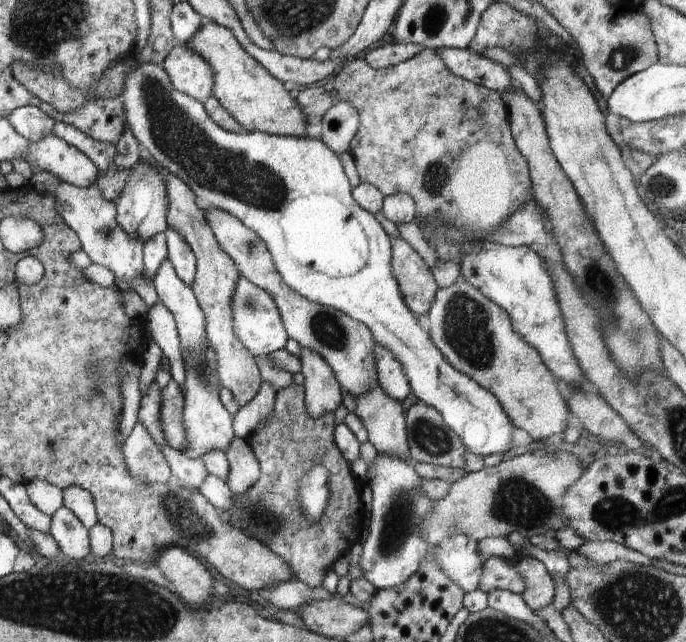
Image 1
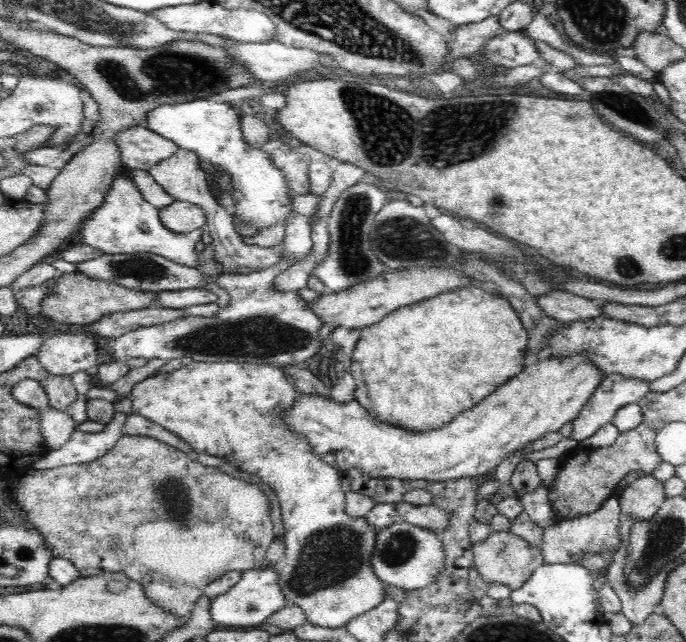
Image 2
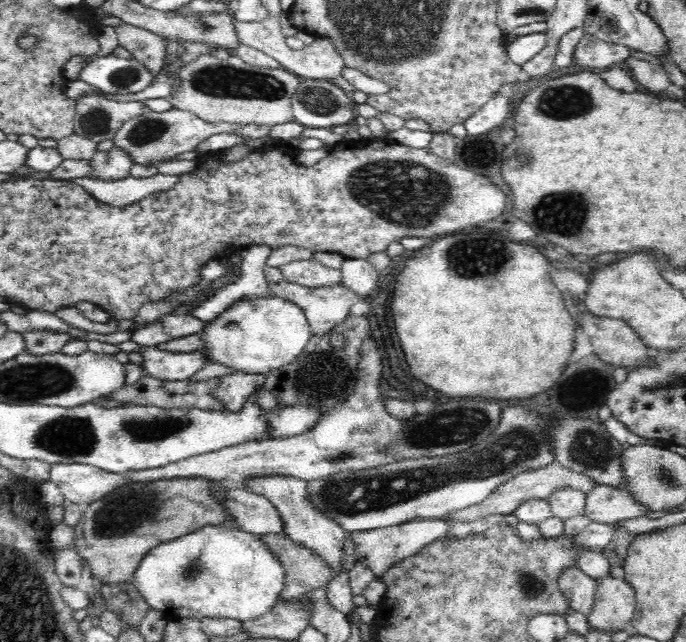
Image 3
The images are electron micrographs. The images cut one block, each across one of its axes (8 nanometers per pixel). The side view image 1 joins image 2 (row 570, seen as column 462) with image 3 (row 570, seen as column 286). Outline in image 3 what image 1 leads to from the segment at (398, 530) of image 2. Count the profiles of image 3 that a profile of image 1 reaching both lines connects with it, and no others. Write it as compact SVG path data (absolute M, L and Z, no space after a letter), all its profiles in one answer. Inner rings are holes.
M233 522L206 525L155 546L140 561L132 583L150 608L159 610L168 618L235 618L242 623L268 614L286 586L284 566L272 549L266 547L260 535L244 532Z

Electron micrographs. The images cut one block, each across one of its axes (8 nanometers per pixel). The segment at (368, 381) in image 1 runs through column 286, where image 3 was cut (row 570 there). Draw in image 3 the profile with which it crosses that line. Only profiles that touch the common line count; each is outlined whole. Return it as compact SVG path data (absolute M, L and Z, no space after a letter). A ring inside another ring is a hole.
M285 532L260 535L260 539L272 549L284 566L286 586L280 594L282 599L295 598L324 588L332 580L330 565L314 551L292 541Z

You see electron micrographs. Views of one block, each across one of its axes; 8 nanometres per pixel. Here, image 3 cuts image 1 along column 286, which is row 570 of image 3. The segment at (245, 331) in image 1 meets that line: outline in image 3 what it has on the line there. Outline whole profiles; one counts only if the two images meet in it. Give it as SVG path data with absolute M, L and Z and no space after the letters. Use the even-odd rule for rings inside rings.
M268 475L261 477L250 477L240 482L241 486L249 488L253 493L267 498L280 511L284 521L284 532L292 541L314 551L320 555L332 569L332 580L343 571L343 540L345 530L336 522L318 509L314 501L308 497L308 481L298 477Z

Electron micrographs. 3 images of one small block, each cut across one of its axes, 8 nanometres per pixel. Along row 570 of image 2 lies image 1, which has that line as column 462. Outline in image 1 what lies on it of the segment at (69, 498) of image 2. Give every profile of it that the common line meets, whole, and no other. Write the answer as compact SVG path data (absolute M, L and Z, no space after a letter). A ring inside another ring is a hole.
M425 48L410 60L381 69L368 66L365 59L348 61L332 78L337 98L350 103L358 111L360 124L349 151L354 157L361 182L373 184L384 197L409 194L414 199L415 214L421 223L430 217L437 223L441 215L465 232L461 242L455 245L445 239L431 237L440 259L458 265L459 250L464 243L484 241L485 236L508 220L518 207L534 199L528 190L531 178L527 160L520 154L510 132L508 111L500 92L454 76L435 49ZM466 107L479 108L481 119L466 120Z

